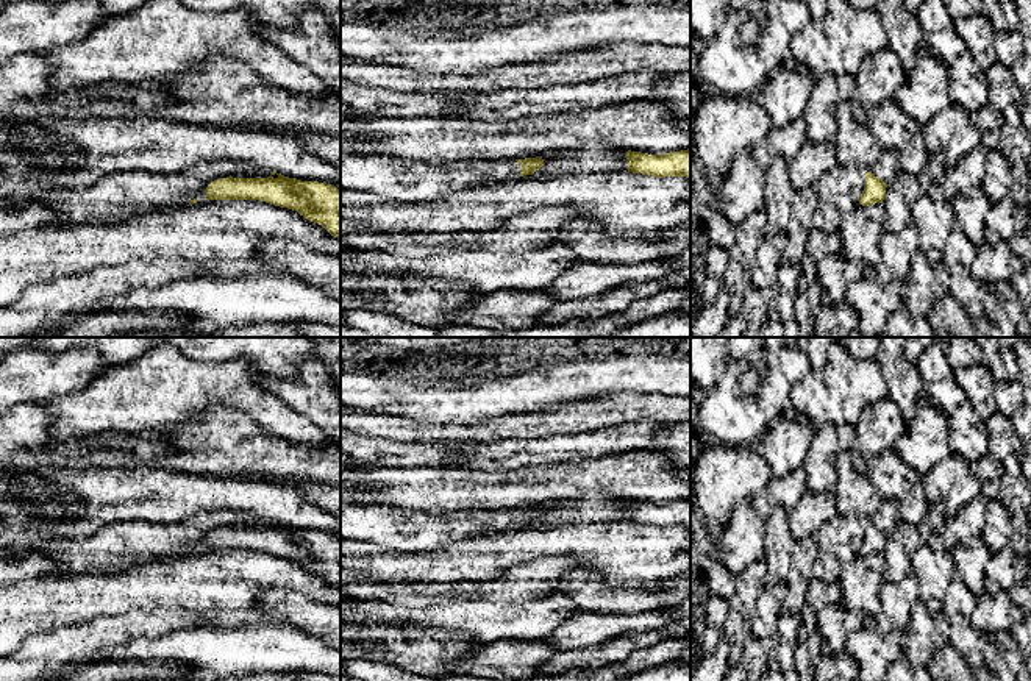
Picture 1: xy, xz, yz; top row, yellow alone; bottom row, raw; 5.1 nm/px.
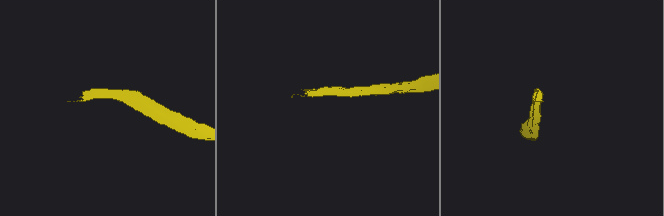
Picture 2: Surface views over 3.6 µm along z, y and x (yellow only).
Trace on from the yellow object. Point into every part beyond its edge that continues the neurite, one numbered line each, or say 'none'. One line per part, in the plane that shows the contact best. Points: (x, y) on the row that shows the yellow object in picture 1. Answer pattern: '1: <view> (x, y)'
1: yz (886, 167)

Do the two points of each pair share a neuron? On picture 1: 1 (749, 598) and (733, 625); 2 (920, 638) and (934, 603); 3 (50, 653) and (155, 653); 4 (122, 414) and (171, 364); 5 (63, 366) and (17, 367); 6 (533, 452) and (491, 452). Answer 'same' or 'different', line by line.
1: same
2: different
3: different
4: same
5: same
6: same

